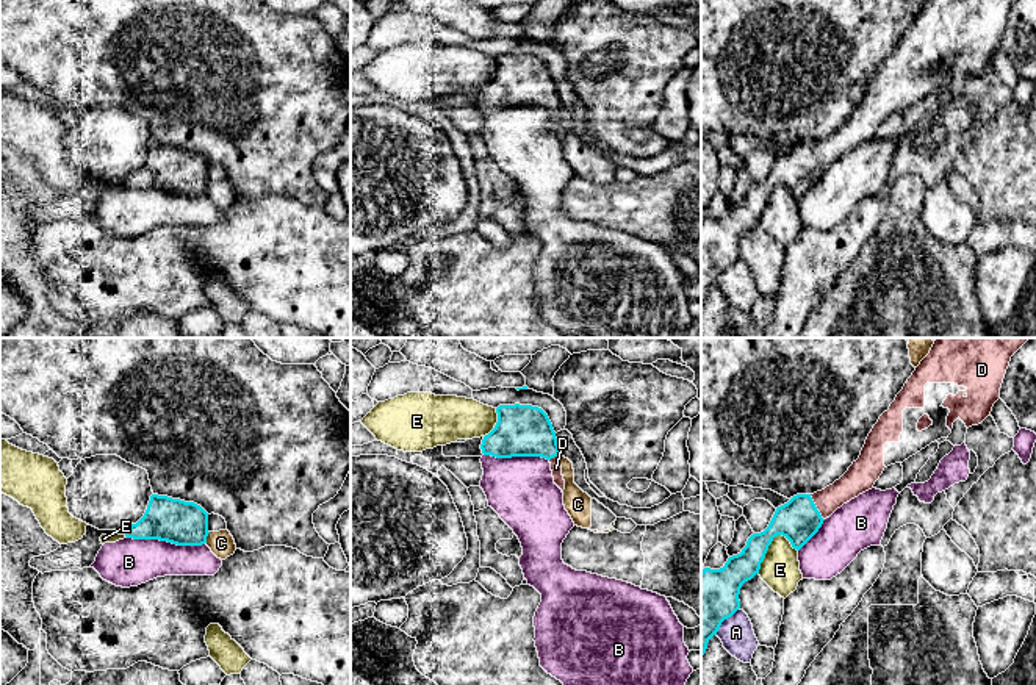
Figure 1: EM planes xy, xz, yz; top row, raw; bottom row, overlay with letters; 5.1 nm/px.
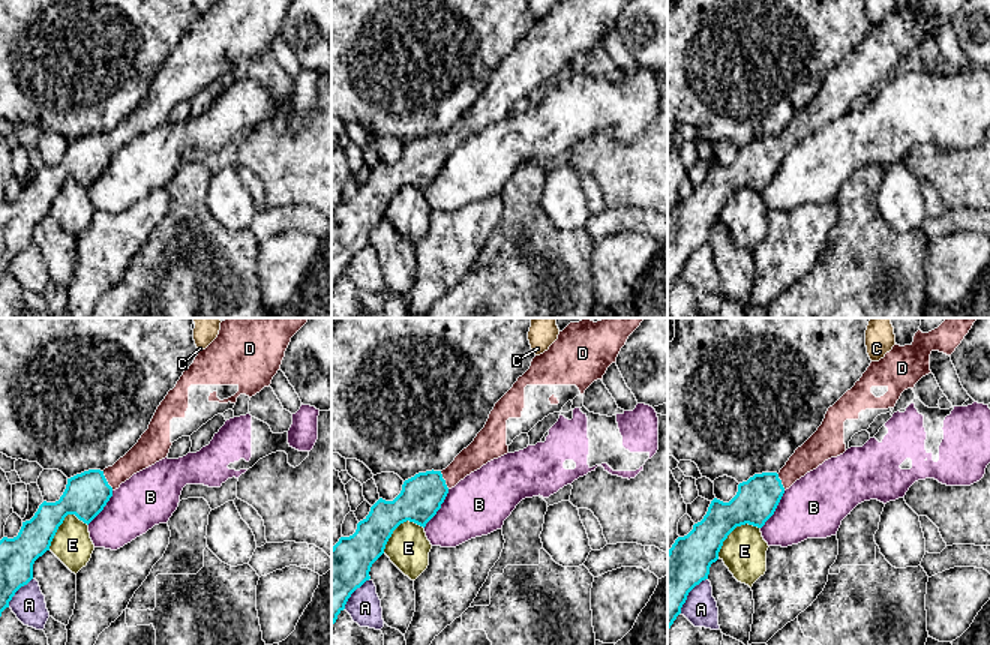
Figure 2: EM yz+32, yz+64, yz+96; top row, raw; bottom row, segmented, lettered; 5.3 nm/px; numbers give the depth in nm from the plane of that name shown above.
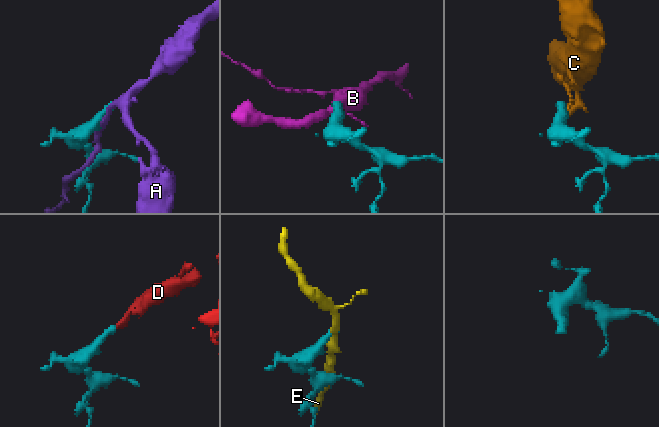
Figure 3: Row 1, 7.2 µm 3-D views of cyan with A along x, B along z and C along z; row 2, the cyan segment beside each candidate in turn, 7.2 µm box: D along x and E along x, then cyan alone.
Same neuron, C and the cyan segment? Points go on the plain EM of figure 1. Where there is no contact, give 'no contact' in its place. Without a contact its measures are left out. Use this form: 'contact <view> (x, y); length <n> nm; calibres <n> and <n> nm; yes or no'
contact xy (205, 188); length 70 nm; calibres 220 and 130 nm; no

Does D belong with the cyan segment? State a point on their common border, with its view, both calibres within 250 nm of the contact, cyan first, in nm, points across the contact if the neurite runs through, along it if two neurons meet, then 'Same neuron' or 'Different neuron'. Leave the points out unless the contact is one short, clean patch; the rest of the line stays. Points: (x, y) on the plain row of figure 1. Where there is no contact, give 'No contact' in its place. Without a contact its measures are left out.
Touches cyan at yz (816, 157). Thickness 220 nm (cyan) against 140 nm. Path across: yz (798, 169), (816, 157), (856, 130). Same neuron

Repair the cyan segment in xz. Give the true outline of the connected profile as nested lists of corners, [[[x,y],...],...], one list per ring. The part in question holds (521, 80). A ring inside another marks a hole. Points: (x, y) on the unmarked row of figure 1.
[[[499,55],[498,72],[484,86],[480,99],[484,105],[496,108],[541,106],[551,113],[554,133],[563,141],[559,94],[548,64],[532,55]]]

